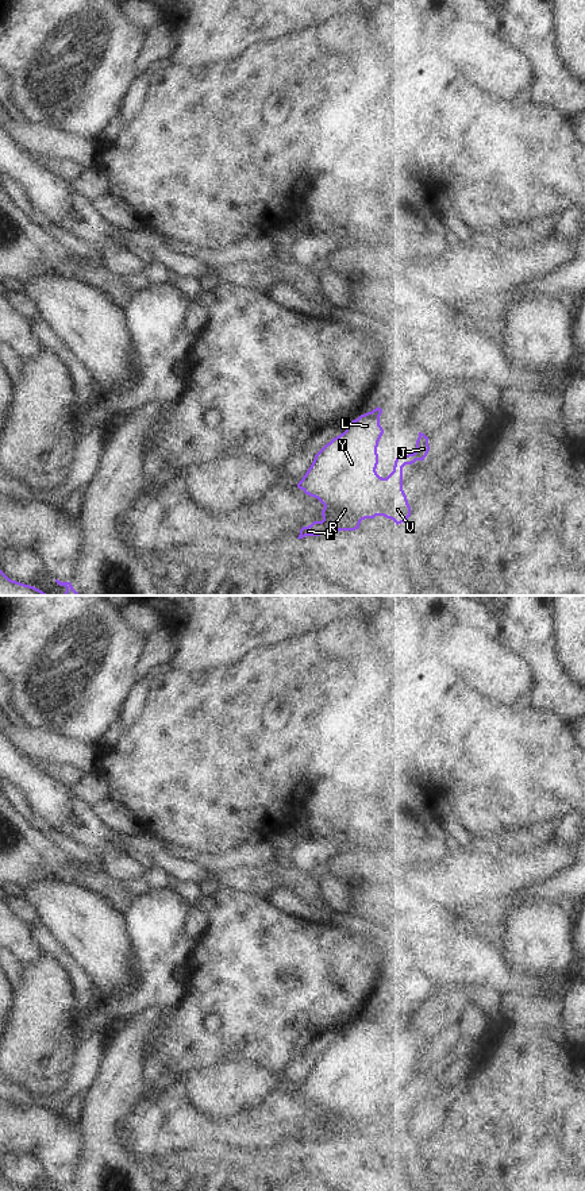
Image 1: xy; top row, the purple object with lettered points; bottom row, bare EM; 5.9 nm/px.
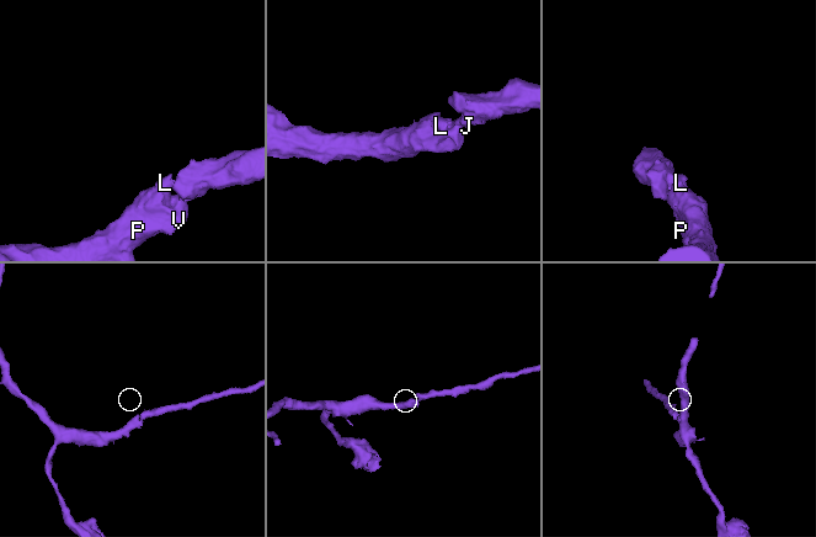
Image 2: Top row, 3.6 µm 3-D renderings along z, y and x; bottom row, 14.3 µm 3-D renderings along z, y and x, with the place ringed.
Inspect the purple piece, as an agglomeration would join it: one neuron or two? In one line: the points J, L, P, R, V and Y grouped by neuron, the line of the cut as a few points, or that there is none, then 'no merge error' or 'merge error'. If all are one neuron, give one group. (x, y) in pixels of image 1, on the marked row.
J L P R V Y; no cut; no merge error

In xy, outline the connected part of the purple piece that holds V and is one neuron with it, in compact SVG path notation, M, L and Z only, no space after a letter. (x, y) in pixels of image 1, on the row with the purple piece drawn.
M381 408L361 415L358 419L346 424L346 431L327 443L297 483L305 494L317 498L323 505L322 521L313 521L300 529L297 539L305 536L320 536L328 532L355 531L365 519L384 516L393 520L397 525L407 521L411 516L411 506L403 490L403 467L416 460L424 460L430 451L428 438L419 432L416 451L408 455L399 455L395 460L393 471L382 478L377 474L378 465L377 447L384 433L380 425Z

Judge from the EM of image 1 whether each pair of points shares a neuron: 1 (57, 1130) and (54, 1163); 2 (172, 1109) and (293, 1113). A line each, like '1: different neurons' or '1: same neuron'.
1: same neuron
2: same neuron

